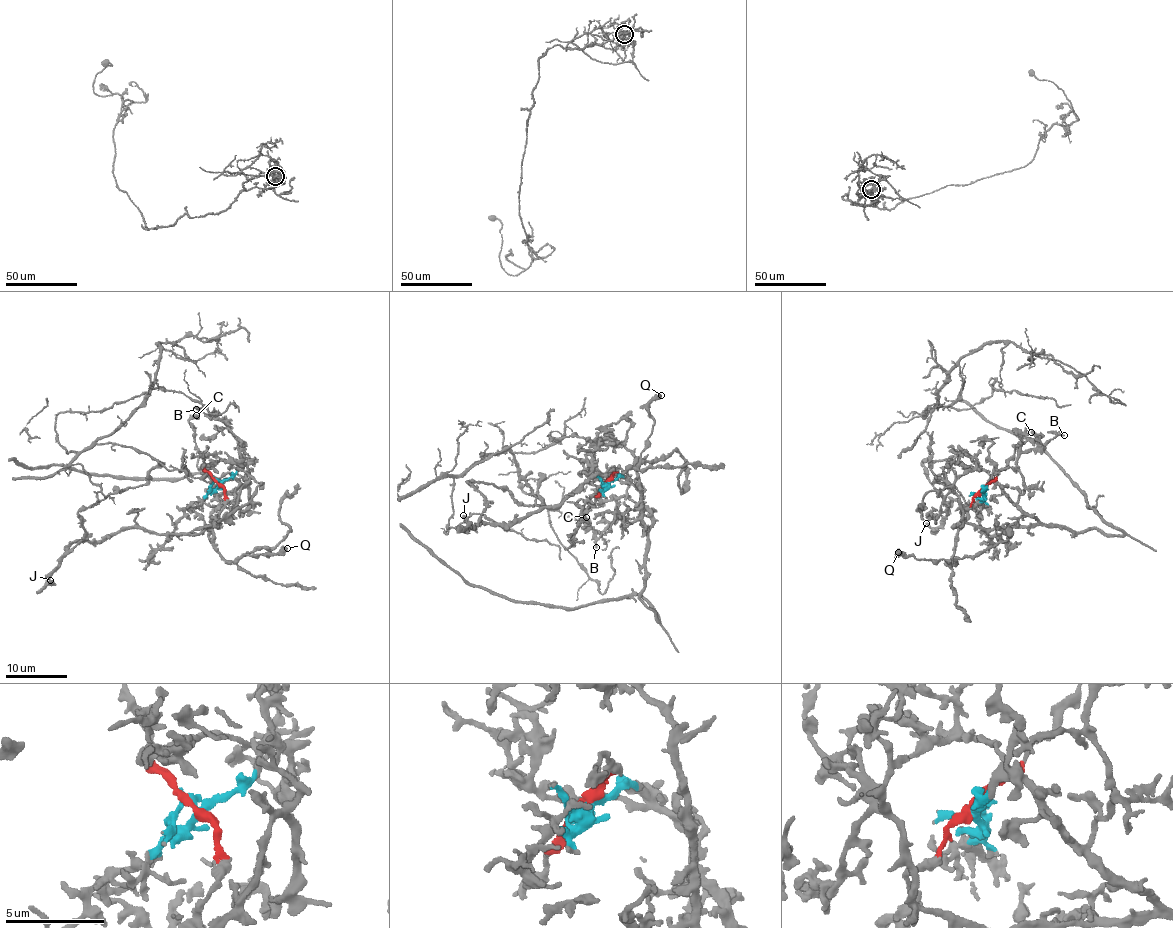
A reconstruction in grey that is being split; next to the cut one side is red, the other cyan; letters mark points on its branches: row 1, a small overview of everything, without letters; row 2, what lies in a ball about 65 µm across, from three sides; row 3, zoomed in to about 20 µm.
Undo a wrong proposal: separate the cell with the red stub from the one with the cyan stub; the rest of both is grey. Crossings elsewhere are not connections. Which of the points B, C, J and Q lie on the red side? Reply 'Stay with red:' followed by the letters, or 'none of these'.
Stay with red: C, J, Q

